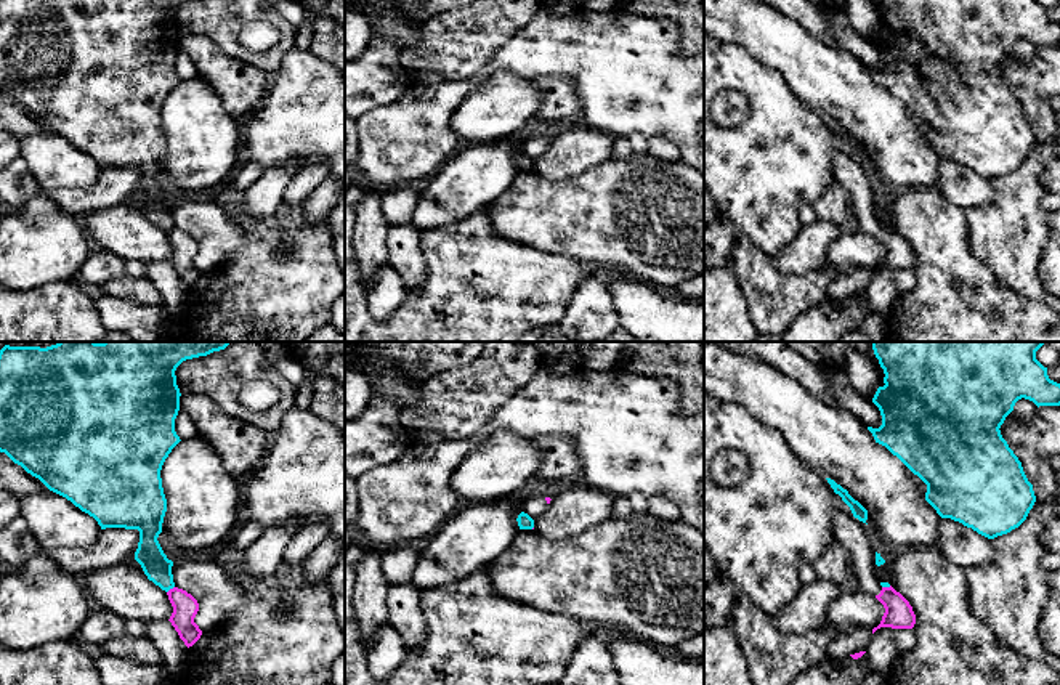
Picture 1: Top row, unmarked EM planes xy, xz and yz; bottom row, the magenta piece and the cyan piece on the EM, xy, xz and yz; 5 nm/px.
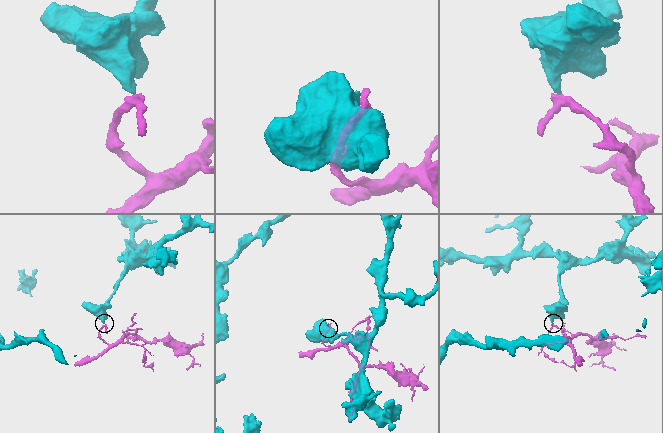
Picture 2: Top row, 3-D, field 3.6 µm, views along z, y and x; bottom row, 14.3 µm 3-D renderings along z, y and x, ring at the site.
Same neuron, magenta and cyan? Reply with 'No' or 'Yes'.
No

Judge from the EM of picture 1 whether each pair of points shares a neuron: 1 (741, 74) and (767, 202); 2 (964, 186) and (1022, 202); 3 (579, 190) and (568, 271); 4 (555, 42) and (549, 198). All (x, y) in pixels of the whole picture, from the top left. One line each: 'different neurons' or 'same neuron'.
1: same neuron
2: different neurons
3: different neurons
4: different neurons

